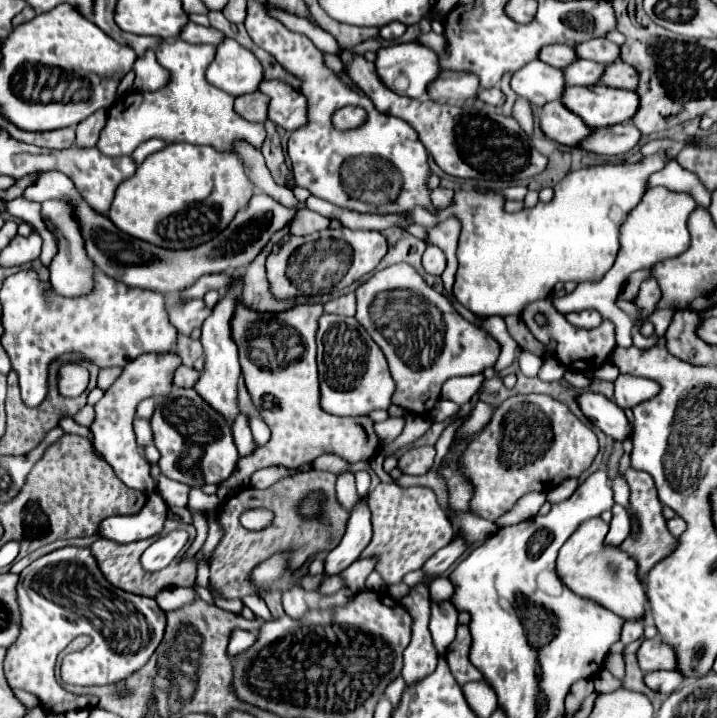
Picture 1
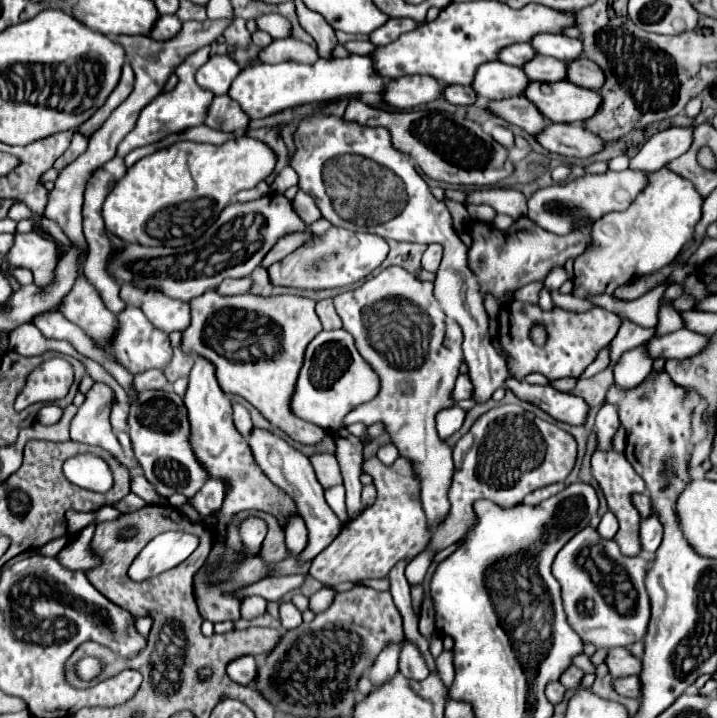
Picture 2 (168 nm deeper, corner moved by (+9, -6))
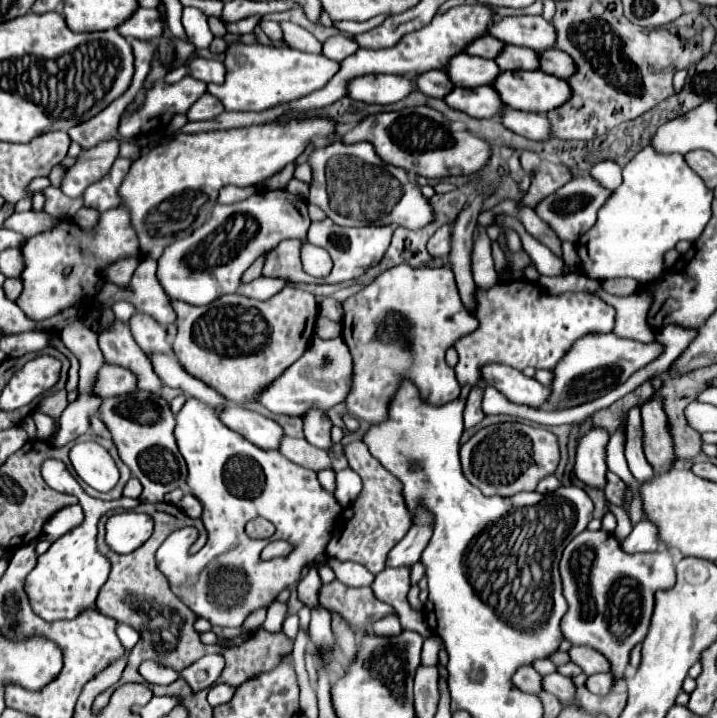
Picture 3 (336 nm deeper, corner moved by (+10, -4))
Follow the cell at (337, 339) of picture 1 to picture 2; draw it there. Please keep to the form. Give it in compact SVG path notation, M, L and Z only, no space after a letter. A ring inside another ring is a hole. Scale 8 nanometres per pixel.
M343 328L323 330L307 346L305 364L301 368L291 400L291 410L295 416L321 426L327 432L337 432L339 428L345 428L345 414L357 408L357 404L373 400L379 386L381 382L377 380L377 372L373 372L373 368L365 364L365 358L357 352L353 344L353 336L349 336L349 332L345 332Z

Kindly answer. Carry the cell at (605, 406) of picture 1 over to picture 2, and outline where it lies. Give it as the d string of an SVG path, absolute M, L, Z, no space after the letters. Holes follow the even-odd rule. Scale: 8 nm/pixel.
M507 378L505 384L515 392L515 396L539 406L559 422L567 422L573 426L583 426L587 422L589 404L575 394L555 390L549 384L531 386L525 380L517 380L517 378Z

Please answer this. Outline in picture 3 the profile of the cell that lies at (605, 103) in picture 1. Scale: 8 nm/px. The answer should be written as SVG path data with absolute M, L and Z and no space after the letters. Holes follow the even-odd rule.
M542 70L500 72L492 88L498 92L504 106L526 112L548 112L562 106L570 98L570 86Z

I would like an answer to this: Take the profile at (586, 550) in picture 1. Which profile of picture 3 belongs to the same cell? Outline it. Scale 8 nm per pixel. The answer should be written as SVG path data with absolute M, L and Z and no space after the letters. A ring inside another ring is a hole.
M584 530L564 548L560 576L568 612L560 630L570 644L584 644L604 654L612 666L614 684L624 680L630 650L642 642L650 628L654 594L676 584L676 562L672 552L626 554L618 540L604 530Z

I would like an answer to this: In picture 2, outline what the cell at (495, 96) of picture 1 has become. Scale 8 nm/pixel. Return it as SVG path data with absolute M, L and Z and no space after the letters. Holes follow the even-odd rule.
M449 86L449 88L445 88L443 98L451 104L465 106L465 104L473 104L477 100L477 94L473 92L471 86Z

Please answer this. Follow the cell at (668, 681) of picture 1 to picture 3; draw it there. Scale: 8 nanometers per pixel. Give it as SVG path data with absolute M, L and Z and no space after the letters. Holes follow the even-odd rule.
M592 674L586 678L586 688L592 692L592 694L598 694L598 696L604 696L610 692L612 688L612 674Z

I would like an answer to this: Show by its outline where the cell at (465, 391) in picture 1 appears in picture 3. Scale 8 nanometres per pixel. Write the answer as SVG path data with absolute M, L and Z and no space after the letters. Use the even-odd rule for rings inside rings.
M518 278L500 280L490 288L476 288L474 318L480 320L480 326L454 346L458 350L458 364L454 368L458 382L472 386L480 378L480 366L490 362L500 362L520 372L526 366L554 370L576 338L590 332L612 332L616 310L588 292L546 294L546 288L538 282Z

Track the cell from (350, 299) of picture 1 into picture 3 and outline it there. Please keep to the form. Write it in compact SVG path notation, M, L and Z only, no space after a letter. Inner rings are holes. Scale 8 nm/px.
M318 318L316 336L320 336L320 338L338 338L340 334L342 334L342 324L332 322L328 318Z

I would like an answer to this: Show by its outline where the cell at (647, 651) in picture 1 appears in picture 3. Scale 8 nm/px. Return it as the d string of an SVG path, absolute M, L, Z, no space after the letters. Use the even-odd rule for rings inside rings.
M572 646L568 650L568 656L570 656L570 662L580 666L584 674L610 672L608 660L600 652L596 652L594 648L590 648L590 646Z

